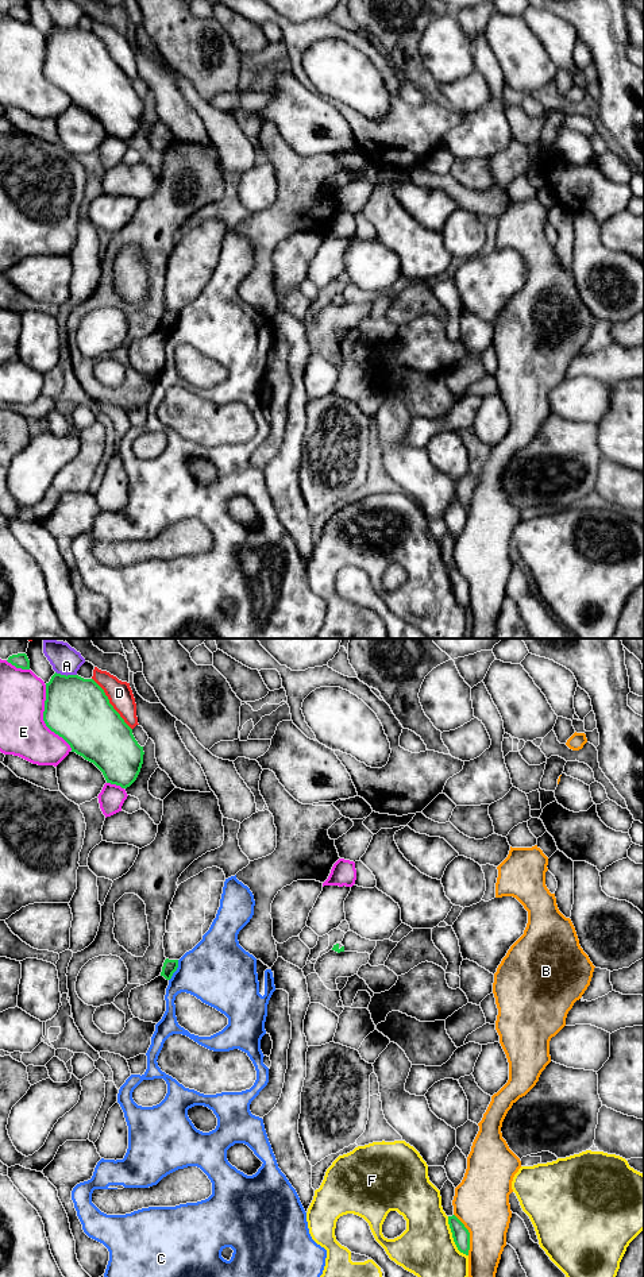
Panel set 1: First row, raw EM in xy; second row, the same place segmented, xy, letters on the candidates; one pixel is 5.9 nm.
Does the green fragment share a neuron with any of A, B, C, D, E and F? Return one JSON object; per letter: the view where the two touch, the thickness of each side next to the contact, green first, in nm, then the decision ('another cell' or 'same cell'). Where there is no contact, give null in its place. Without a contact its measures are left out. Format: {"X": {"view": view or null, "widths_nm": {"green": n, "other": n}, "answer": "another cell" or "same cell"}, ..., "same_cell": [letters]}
{"A": {"view": "xy", "widths_nm": {"green": 380, "other": 170}, "answer": "another cell"}, "B": {"view": "xy", "widths_nm": {"green": 100, "other": 320}, "answer": "another cell"}, "C": {"view": "xy", "widths_nm": {"green": 80, "other": 400}, "answer": "another cell"}, "D": {"view": "xy", "widths_nm": {"green": 380, "other": 150}, "answer": "another cell"}, "E": {"view": "xy", "widths_nm": {"green": 380, "other": 280}, "answer": "another cell"}, "F": {"view": "xy", "widths_nm": {"green": 100, "other": 340}, "answer": "another cell"}, "same_cell": []}

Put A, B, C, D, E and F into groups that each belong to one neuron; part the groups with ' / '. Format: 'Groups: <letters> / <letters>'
Groups: A / B / C / D / E / F

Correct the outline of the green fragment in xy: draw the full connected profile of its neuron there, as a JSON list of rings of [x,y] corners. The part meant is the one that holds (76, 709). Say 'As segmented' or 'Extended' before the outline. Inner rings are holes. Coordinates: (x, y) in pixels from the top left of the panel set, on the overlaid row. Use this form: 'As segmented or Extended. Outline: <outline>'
As segmented. Outline: [[[55,672],[46,683],[43,721],[51,732],[70,745],[72,752],[93,763],[103,772],[107,783],[127,788],[136,780],[143,764],[143,746],[138,744],[132,729],[93,679]]]

